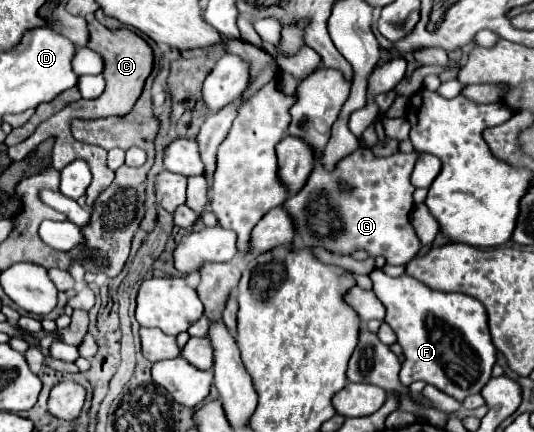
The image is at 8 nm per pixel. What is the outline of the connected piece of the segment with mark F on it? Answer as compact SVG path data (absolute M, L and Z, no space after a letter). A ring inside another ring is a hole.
M375 268L369 276L373 292L387 308L385 322L397 334L397 342L405 354L405 362L399 372L401 384L409 386L415 380L423 380L459 402L463 402L469 394L479 394L489 382L491 368L495 364L495 346L489 336L483 304L465 294L441 294L407 274L391 278L382 269Z

